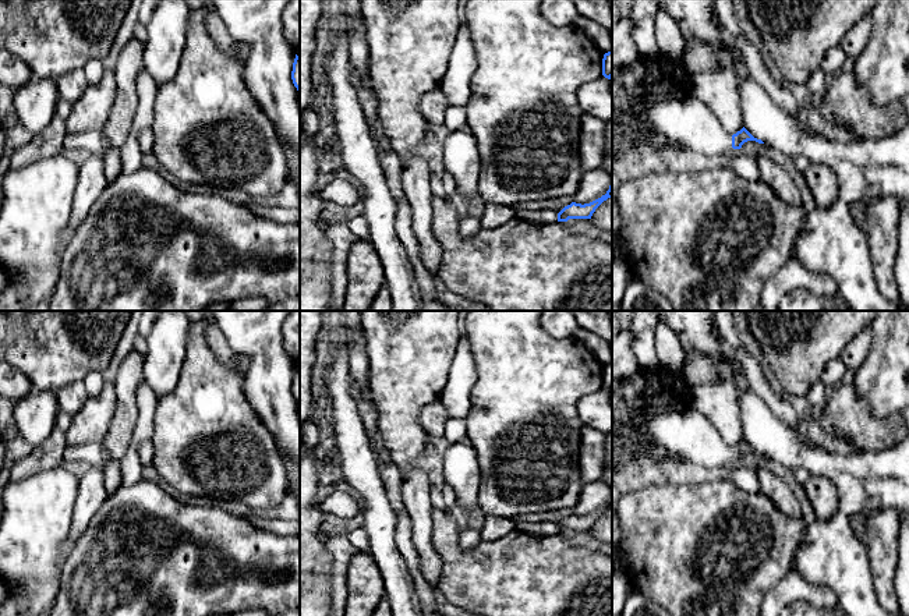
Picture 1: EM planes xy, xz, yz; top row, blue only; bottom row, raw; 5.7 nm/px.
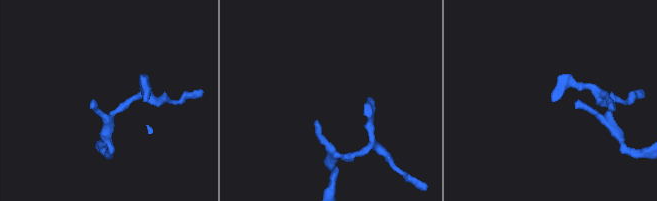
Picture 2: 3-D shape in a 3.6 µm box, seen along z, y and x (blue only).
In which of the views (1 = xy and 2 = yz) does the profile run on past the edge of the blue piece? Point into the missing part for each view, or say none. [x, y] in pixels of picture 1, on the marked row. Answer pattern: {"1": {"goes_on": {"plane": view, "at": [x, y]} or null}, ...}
{"1": {"goes_on": null}, "2": {"goes_on": {"plane": "yz", "at": [690, 123]}}}

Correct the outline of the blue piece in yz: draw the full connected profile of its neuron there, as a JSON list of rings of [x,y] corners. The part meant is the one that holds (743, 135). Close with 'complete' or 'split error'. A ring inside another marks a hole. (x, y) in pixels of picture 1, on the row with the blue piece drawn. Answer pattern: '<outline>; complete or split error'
[[[612,79],[612,106],[639,116],[673,142],[704,156],[719,156],[740,149],[747,141],[764,144],[744,127],[731,135],[714,111],[693,95],[685,99],[666,98],[652,109],[639,109],[625,89]]]; split error

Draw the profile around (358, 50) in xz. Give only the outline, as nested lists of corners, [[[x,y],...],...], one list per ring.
[[[362,18],[350,20],[347,35],[349,35],[350,61],[358,71],[362,82],[368,88],[372,88],[372,82],[368,75],[369,49],[365,40],[365,26],[362,24]]]

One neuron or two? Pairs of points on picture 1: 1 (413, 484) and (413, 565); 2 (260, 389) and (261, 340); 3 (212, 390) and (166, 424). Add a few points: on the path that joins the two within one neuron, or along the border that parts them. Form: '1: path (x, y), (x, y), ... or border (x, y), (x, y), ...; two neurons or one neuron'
1: border (405, 510), (411, 523), (411, 541), (421, 574); two neurons
2: path (261, 376), (261, 353); one neuron
3: path (201, 402), (177, 424); one neuron

